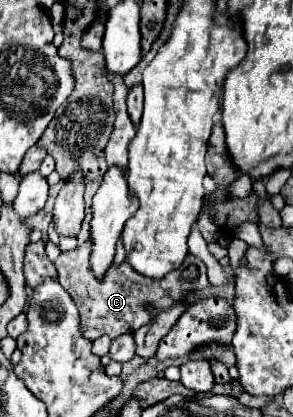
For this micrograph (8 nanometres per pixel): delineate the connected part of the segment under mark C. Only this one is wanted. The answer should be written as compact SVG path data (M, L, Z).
M87 240L85 244L77 246L71 252L63 252L55 260L57 280L69 292L69 296L73 298L73 302L75 302L75 306L79 310L81 332L89 340L95 340L95 338L99 338L103 334L107 334L111 340L115 340L121 334L131 334L133 330L139 330L143 324L149 324L151 318L149 318L149 314L145 310L147 302L167 310L167 308L171 308L175 304L181 304L189 290L209 286L205 270L203 270L203 274L199 274L201 276L199 282L181 282L181 268L175 270L175 272L169 272L161 280L151 280L151 278L139 276L127 262L123 262L121 266L111 264L111 268L107 270L107 276L101 282L97 282L95 276L91 276L91 272L87 270L89 246L91 246L91 240Z

